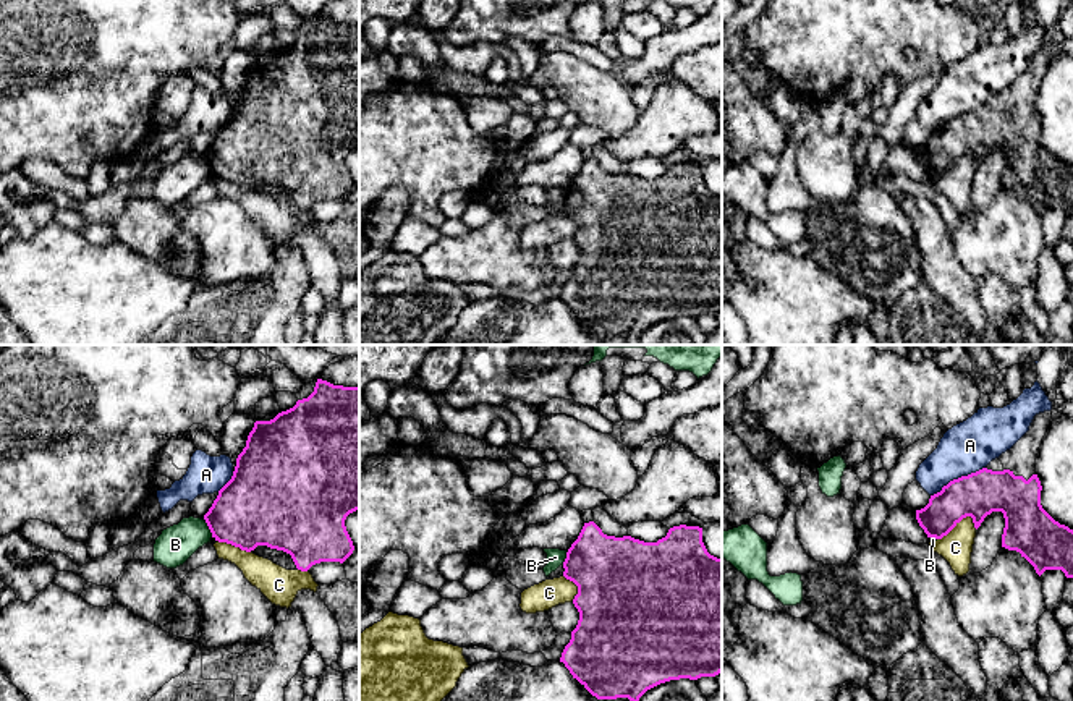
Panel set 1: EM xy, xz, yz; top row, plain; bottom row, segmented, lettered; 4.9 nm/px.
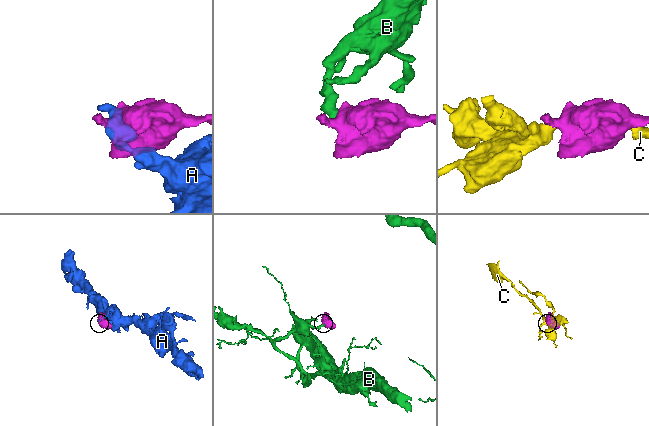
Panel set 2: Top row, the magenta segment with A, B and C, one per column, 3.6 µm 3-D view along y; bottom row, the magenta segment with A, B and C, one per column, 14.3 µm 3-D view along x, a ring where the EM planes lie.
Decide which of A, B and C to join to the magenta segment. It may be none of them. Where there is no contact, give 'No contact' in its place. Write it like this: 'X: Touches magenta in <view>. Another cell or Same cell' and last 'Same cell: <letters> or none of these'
A: Touches magenta in yz. Another cell
B: Touches magenta in xy. Another cell
C: Touches magenta in yz. Another cell
Same cell: none of these

